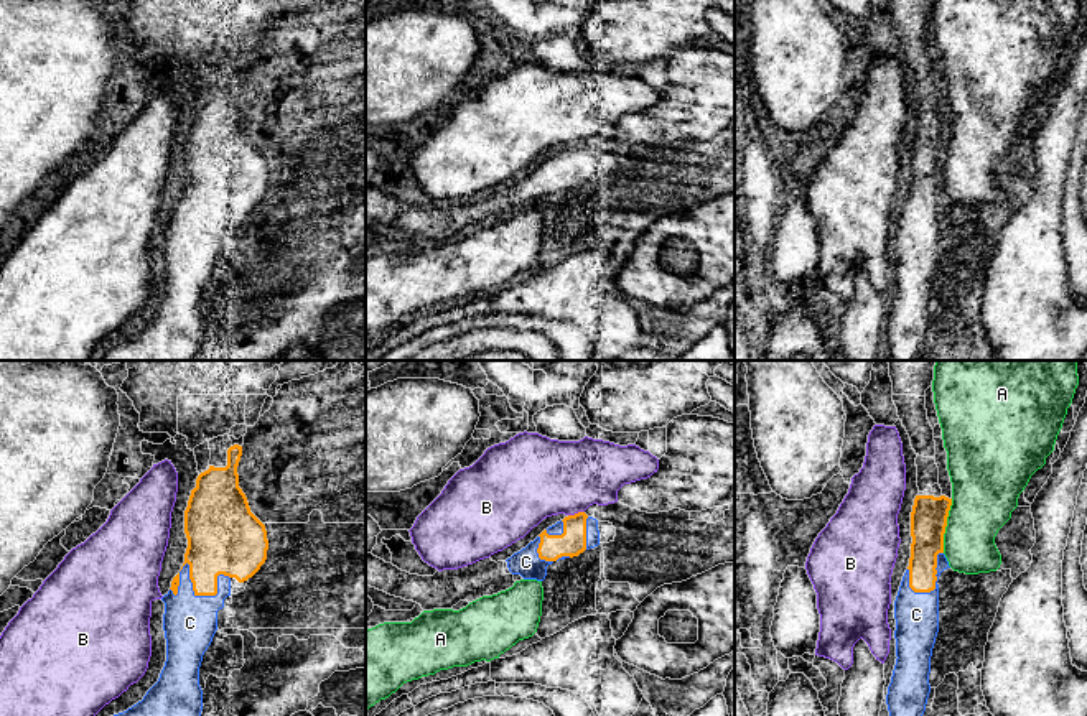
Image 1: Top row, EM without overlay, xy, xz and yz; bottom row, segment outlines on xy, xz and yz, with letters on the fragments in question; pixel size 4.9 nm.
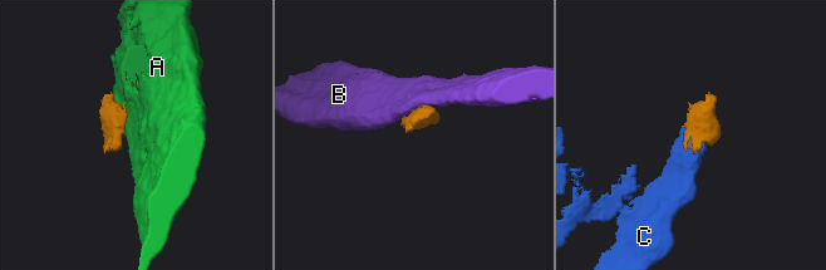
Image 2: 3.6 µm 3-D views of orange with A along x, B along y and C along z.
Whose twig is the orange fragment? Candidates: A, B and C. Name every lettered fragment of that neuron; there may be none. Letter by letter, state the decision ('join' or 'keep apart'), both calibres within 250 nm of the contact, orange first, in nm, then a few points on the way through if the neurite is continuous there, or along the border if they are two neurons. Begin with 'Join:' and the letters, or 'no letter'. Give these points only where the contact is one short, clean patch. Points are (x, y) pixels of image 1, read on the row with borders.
Join: C
A: keep apart; calibres 180 and 320 nm
B: keep apart; calibres 140 and 380 nm
C: join; calibres 320 and 260 nm; way xy (219, 542), (208, 570), (193, 585), (190, 623)

